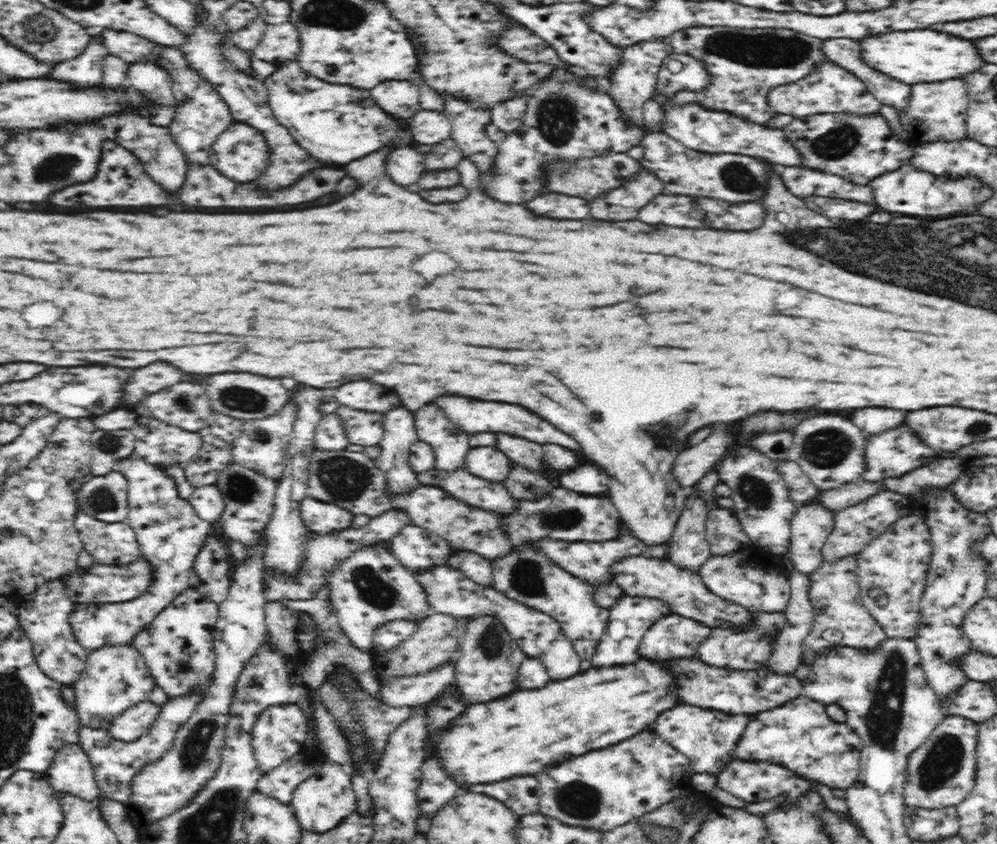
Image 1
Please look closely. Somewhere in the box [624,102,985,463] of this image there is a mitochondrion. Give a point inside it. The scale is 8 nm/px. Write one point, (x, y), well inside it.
(819, 239)

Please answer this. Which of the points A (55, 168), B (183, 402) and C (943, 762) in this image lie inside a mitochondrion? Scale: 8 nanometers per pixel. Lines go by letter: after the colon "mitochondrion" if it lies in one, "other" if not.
A: mitochondrion
B: mitochondrion
C: mitochondrion

